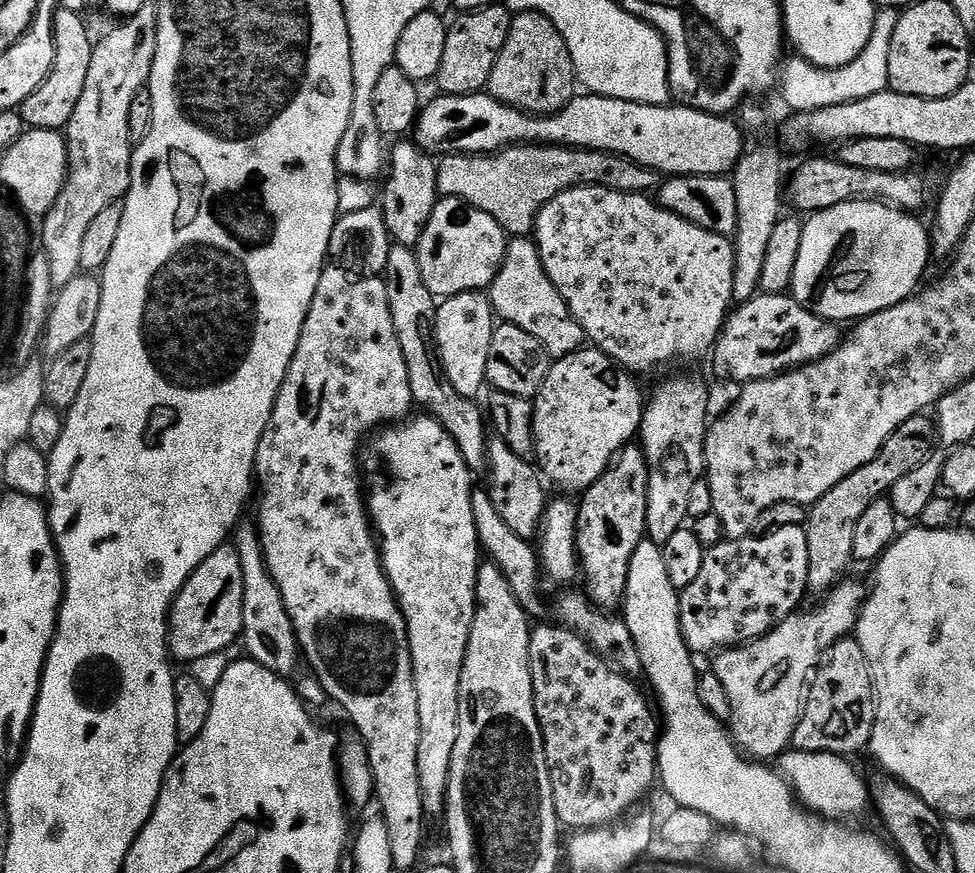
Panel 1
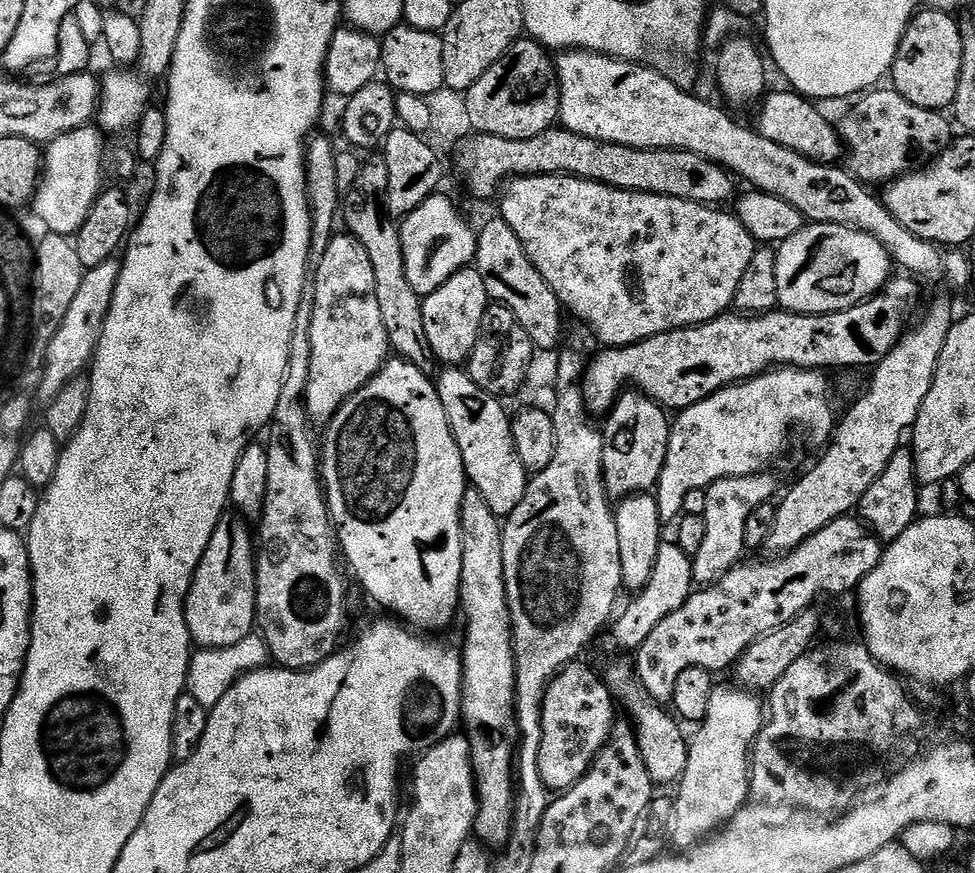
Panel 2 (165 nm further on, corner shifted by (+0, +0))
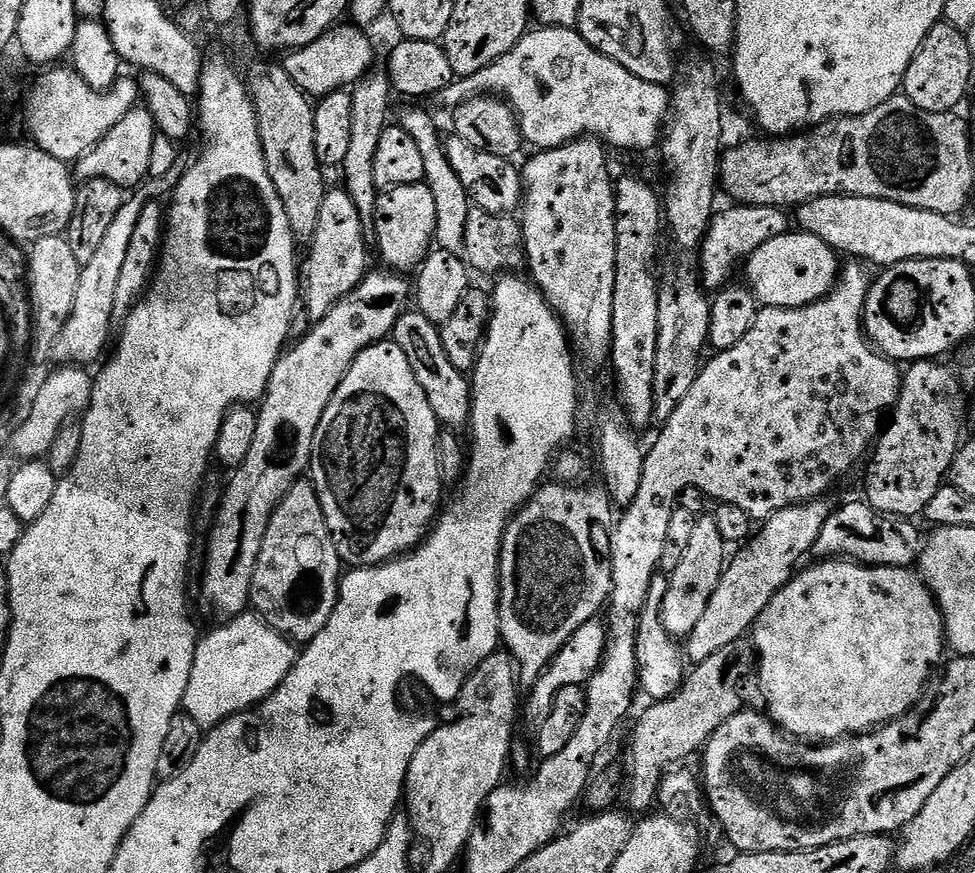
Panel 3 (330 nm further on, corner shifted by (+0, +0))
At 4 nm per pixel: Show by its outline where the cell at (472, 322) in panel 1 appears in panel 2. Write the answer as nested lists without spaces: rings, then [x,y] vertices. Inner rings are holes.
[[[475,266],[466,267],[442,282],[434,294],[423,297],[423,302],[422,319],[426,326],[426,342],[430,342],[433,357],[439,363],[441,360],[444,366],[467,365],[482,328],[482,314],[486,314],[490,303],[482,274],[478,274]]]

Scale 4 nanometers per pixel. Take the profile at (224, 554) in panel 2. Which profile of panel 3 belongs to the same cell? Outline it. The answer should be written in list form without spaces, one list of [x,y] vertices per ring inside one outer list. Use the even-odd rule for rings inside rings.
[[[369,271],[355,290],[340,299],[321,320],[313,323],[304,338],[293,343],[281,355],[270,374],[268,389],[258,404],[258,431],[254,434],[250,454],[246,454],[246,462],[242,462],[231,473],[232,481],[224,492],[216,521],[212,524],[212,533],[208,536],[208,557],[204,560],[204,592],[218,611],[225,612],[225,617],[241,615],[249,607],[251,579],[254,578],[256,558],[262,550],[268,523],[276,508],[286,498],[287,492],[309,471],[314,434],[318,430],[318,422],[322,422],[322,414],[326,414],[326,406],[330,406],[330,398],[334,398],[338,386],[344,381],[344,375],[352,369],[354,358],[358,358],[358,354],[371,344],[389,339],[398,318],[409,307],[409,281],[407,284],[404,281],[407,279],[395,271],[383,271]]]

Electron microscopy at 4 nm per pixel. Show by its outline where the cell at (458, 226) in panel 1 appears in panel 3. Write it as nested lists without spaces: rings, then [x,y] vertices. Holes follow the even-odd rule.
[[[424,182],[381,191],[376,198],[374,225],[376,224],[376,244],[380,247],[380,256],[388,263],[385,265],[400,274],[419,269],[428,253],[433,251],[437,222],[434,196]]]

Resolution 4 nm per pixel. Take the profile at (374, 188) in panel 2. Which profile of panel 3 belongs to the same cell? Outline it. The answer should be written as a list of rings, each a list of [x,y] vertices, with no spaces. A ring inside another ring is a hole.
[[[376,66],[351,89],[351,94],[352,130],[350,132],[350,150],[346,150],[346,158],[342,165],[342,171],[344,171],[342,187],[350,194],[354,206],[358,206],[358,214],[368,222],[375,217],[378,195],[378,189],[374,182],[374,154],[378,154],[378,142],[390,126],[388,107],[392,104],[394,89],[388,80],[387,71],[383,67]]]

